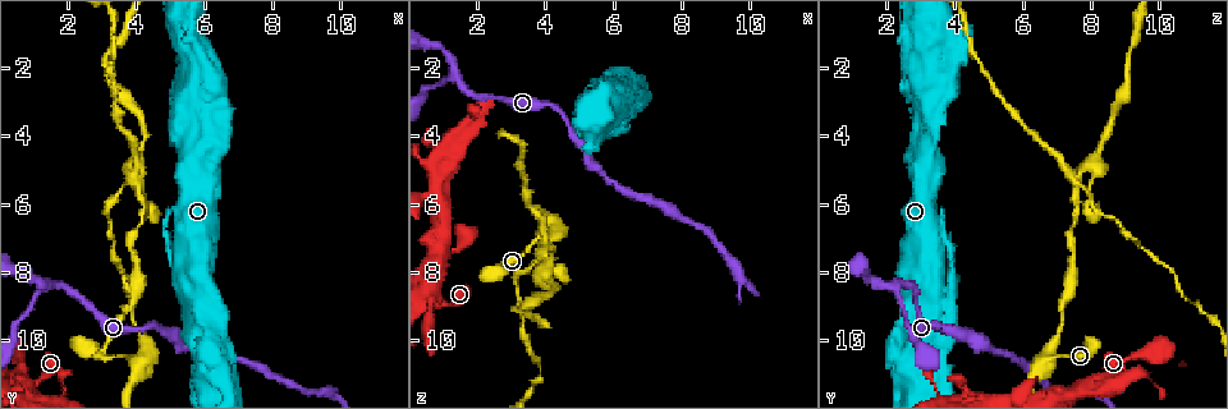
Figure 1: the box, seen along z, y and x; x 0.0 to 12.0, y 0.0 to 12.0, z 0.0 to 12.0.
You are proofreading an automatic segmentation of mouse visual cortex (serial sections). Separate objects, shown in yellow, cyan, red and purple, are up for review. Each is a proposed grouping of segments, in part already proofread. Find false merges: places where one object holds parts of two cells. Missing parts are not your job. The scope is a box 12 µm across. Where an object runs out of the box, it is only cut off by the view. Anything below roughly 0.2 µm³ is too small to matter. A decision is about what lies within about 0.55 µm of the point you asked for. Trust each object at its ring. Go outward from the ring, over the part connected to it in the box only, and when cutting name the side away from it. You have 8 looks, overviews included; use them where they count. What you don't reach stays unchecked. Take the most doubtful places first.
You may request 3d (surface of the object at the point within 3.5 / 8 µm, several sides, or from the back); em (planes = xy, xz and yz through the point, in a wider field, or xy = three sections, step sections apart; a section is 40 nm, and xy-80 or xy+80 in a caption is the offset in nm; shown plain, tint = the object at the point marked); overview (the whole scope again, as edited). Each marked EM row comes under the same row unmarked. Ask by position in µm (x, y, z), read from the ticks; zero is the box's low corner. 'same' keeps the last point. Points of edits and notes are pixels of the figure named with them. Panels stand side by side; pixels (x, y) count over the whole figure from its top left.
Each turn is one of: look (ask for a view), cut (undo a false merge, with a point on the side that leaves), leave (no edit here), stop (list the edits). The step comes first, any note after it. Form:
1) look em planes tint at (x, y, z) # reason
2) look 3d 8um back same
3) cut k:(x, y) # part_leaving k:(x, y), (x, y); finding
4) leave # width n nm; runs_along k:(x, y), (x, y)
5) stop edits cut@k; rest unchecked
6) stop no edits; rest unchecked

look 3d 3.5um at (1.3, 8.3, 2.3) # arms part here

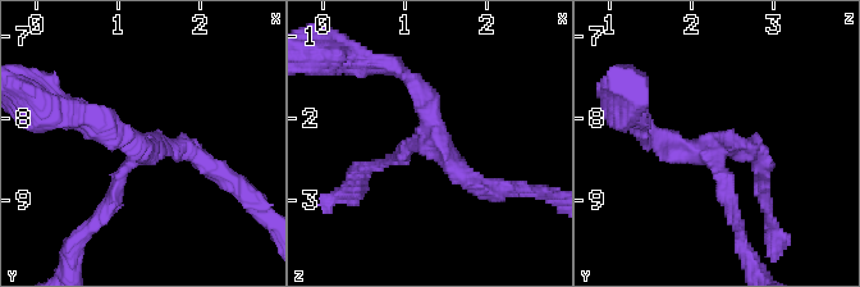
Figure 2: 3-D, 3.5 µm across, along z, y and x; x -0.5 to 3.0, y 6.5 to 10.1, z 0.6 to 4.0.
look em xy step 5 tint at (1.35, 8.35, 2.30) # arms 3; arm_widths 150, 200, 200 nm

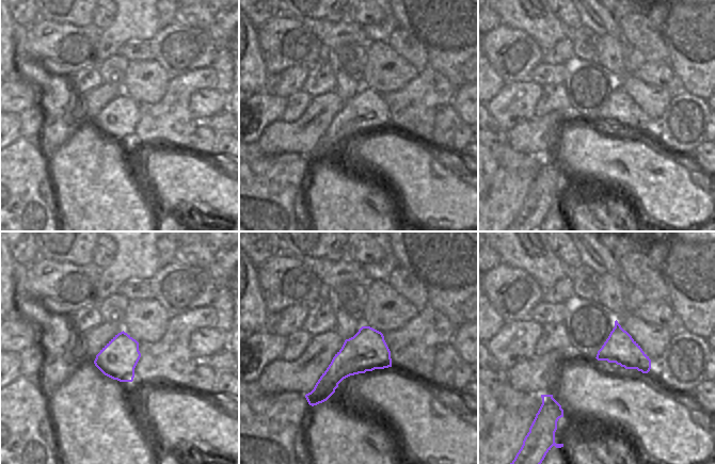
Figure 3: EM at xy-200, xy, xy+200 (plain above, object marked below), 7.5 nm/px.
look em xy step 3 tint same

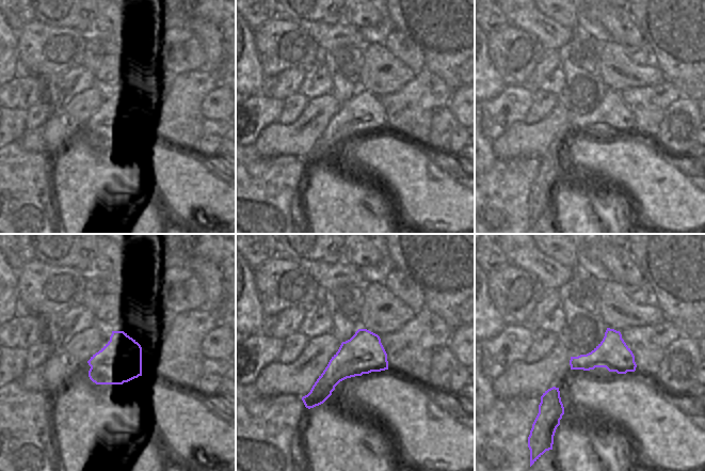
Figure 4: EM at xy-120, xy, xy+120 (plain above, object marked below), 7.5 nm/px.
leave # runs_along 2:(211, 169), (145, 145), (105, 213); one cell here

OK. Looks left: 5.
look 3d 3.5um at (4.2, 10.6, 6.8) # sharp bend

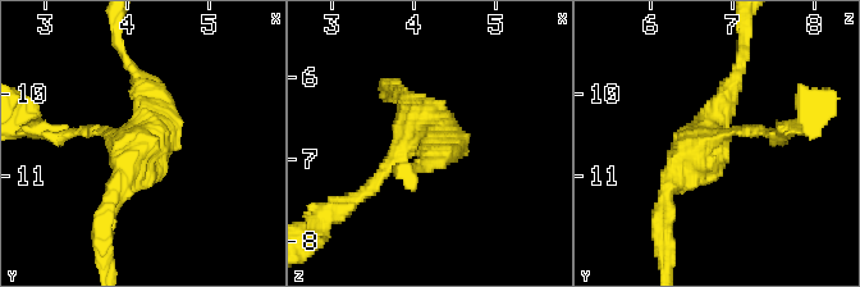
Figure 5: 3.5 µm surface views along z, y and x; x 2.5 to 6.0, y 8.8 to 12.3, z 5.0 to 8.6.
look em xy step 5 tint at (4.15, 10.50, 6.75) # need the tissue

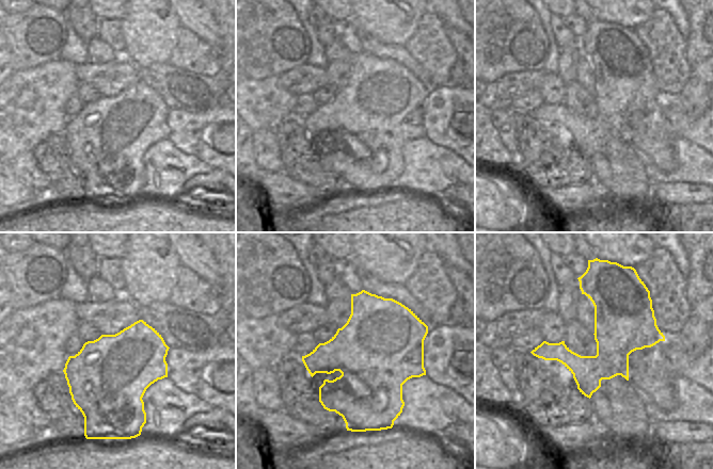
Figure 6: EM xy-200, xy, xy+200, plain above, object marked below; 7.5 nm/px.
look em xy step 1 tint same

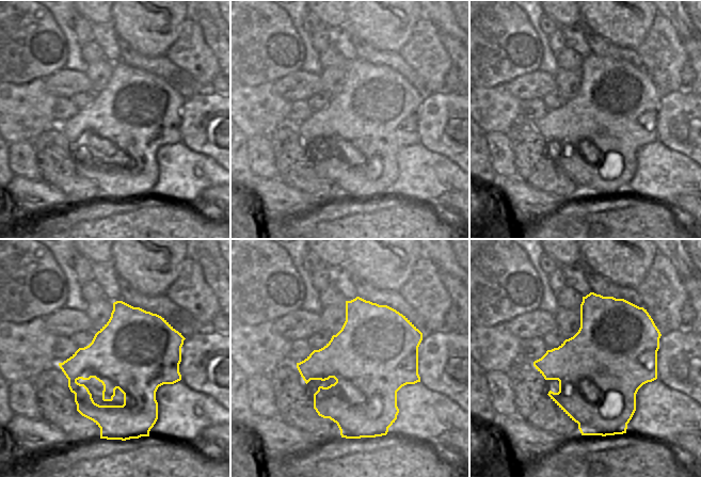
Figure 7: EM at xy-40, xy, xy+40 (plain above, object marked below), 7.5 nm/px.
leave # width 650 nm; runs_along 5:(76, 133), (151, 122), (127, 63); continuous, no second cell

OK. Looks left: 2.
look 3d 8um at (3.9, 5.3, 7.5) # looks like a crossing

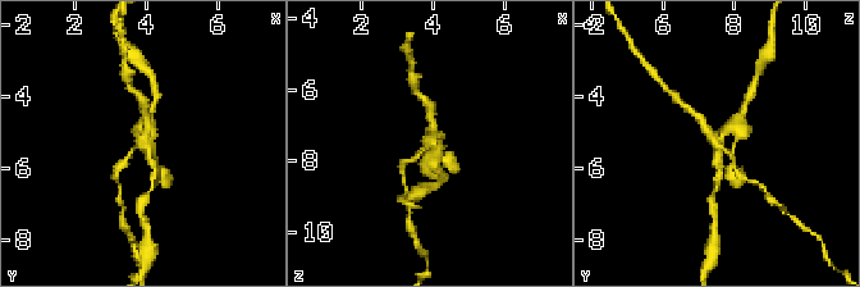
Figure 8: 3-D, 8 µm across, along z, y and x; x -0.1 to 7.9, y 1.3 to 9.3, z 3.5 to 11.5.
look em xy step 5 tint at (3.9, 5.3, 7.6) # shape alone is not enough

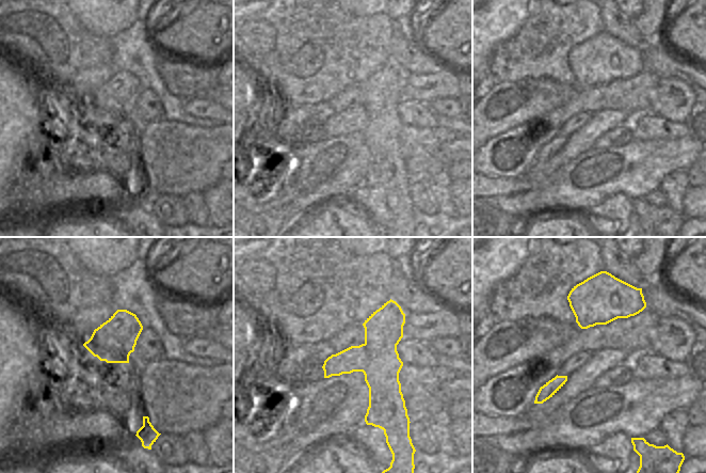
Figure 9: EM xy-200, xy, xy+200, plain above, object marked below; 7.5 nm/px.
cut 8:(701, 121) # arms 4; arm_widths 150, 200, 250, 300 nm; border 9:(365, 344), (370, 361), (363, 372); a second cell is stuck on

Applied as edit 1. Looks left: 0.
stop edits cut@8; rest unchecked

